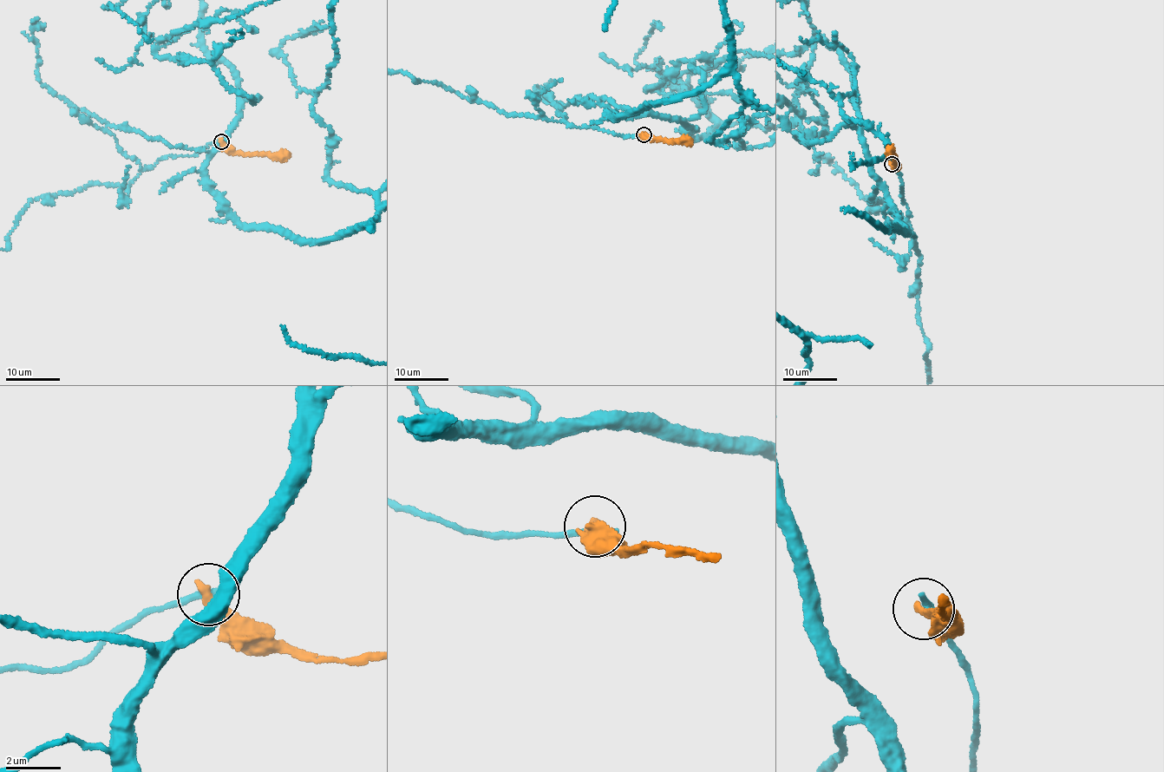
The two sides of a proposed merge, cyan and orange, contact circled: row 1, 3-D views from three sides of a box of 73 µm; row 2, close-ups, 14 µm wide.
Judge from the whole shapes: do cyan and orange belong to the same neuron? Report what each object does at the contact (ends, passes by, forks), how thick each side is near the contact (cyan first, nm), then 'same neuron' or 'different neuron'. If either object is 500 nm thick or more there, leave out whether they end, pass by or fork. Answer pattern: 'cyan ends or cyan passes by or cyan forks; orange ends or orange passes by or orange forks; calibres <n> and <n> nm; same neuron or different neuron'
cyan ends; orange ends; calibres 320 and 360 nm; different neuron

